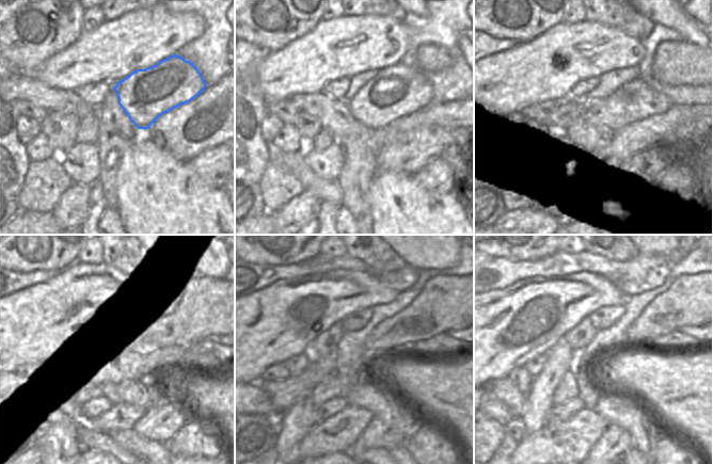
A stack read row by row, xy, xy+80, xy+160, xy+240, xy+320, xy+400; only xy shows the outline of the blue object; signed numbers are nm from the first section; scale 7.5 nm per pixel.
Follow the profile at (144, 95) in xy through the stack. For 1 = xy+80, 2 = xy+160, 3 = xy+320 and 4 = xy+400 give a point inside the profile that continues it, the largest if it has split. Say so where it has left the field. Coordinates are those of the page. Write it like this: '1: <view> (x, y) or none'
1: xy+80 (398, 91)
2: xy+160 (635, 100)
3: xy+320 (284, 394)
4: xy+400 (503, 389)

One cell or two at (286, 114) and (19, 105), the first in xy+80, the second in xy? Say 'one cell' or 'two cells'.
one cell

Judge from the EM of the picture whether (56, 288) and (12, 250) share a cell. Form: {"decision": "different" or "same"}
{"decision": "different"}

